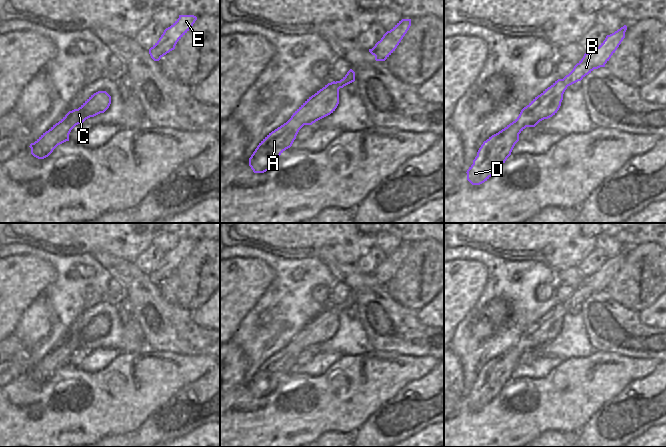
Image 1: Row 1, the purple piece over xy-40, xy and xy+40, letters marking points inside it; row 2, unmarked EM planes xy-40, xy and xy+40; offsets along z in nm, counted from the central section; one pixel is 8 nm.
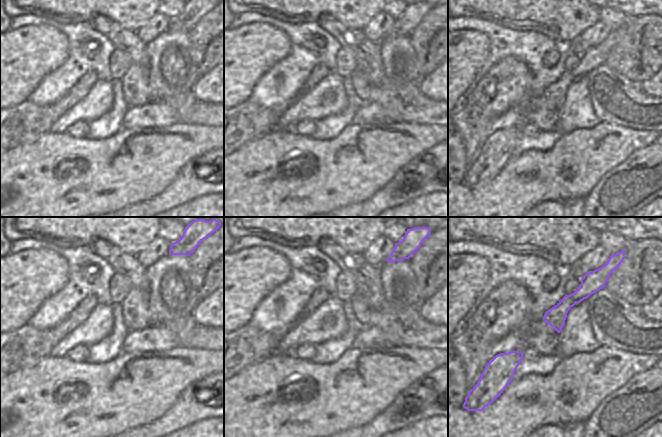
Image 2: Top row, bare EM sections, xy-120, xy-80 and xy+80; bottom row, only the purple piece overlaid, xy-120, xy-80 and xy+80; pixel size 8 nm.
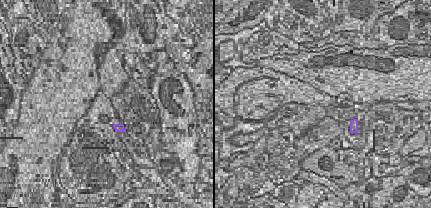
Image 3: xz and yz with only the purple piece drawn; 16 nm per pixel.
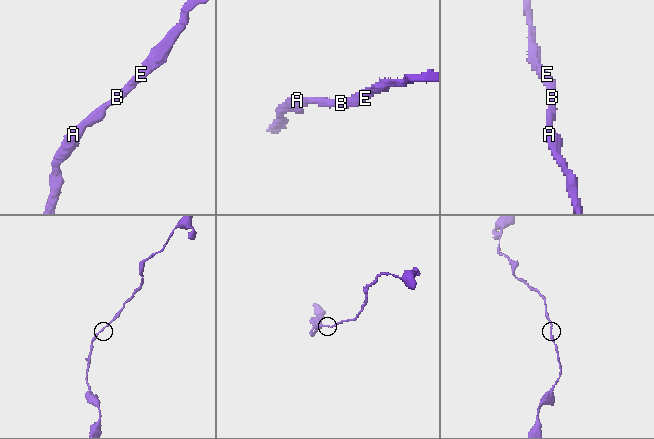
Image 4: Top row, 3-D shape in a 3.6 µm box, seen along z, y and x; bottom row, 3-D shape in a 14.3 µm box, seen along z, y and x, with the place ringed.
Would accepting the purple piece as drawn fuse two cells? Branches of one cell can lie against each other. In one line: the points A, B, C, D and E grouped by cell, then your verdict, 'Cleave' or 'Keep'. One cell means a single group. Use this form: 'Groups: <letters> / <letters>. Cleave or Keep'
Groups: A B C D E. Keep.

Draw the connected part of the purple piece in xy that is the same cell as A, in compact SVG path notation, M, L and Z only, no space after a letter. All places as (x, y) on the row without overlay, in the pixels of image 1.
M350 293L340 305L328 307L309 321L286 347L269 357L249 382L253 396L264 397L274 391L279 380L292 370L299 354L333 337L339 328L339 313L354 305L355 296Z

